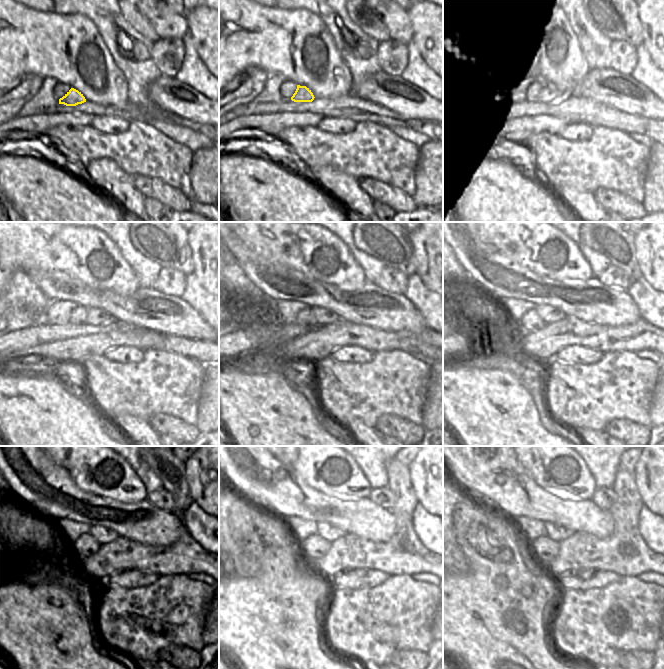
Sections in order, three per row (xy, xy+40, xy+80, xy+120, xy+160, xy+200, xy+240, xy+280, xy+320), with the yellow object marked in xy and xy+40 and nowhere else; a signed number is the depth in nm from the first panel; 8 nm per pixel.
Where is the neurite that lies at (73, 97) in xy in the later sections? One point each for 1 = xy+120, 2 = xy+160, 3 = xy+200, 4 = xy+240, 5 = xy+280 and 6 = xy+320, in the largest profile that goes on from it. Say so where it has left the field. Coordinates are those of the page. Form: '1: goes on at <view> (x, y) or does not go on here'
1: goes on at xy+120 (80, 315)
2: goes on at xy+160 (324, 316)
3: goes on at xy+200 (547, 313)
4: goes on at xy+240 (103, 535)
5: goes on at xy+280 (325, 530)
6: goes on at xy+320 (557, 532)

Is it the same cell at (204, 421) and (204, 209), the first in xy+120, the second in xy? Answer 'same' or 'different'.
different

